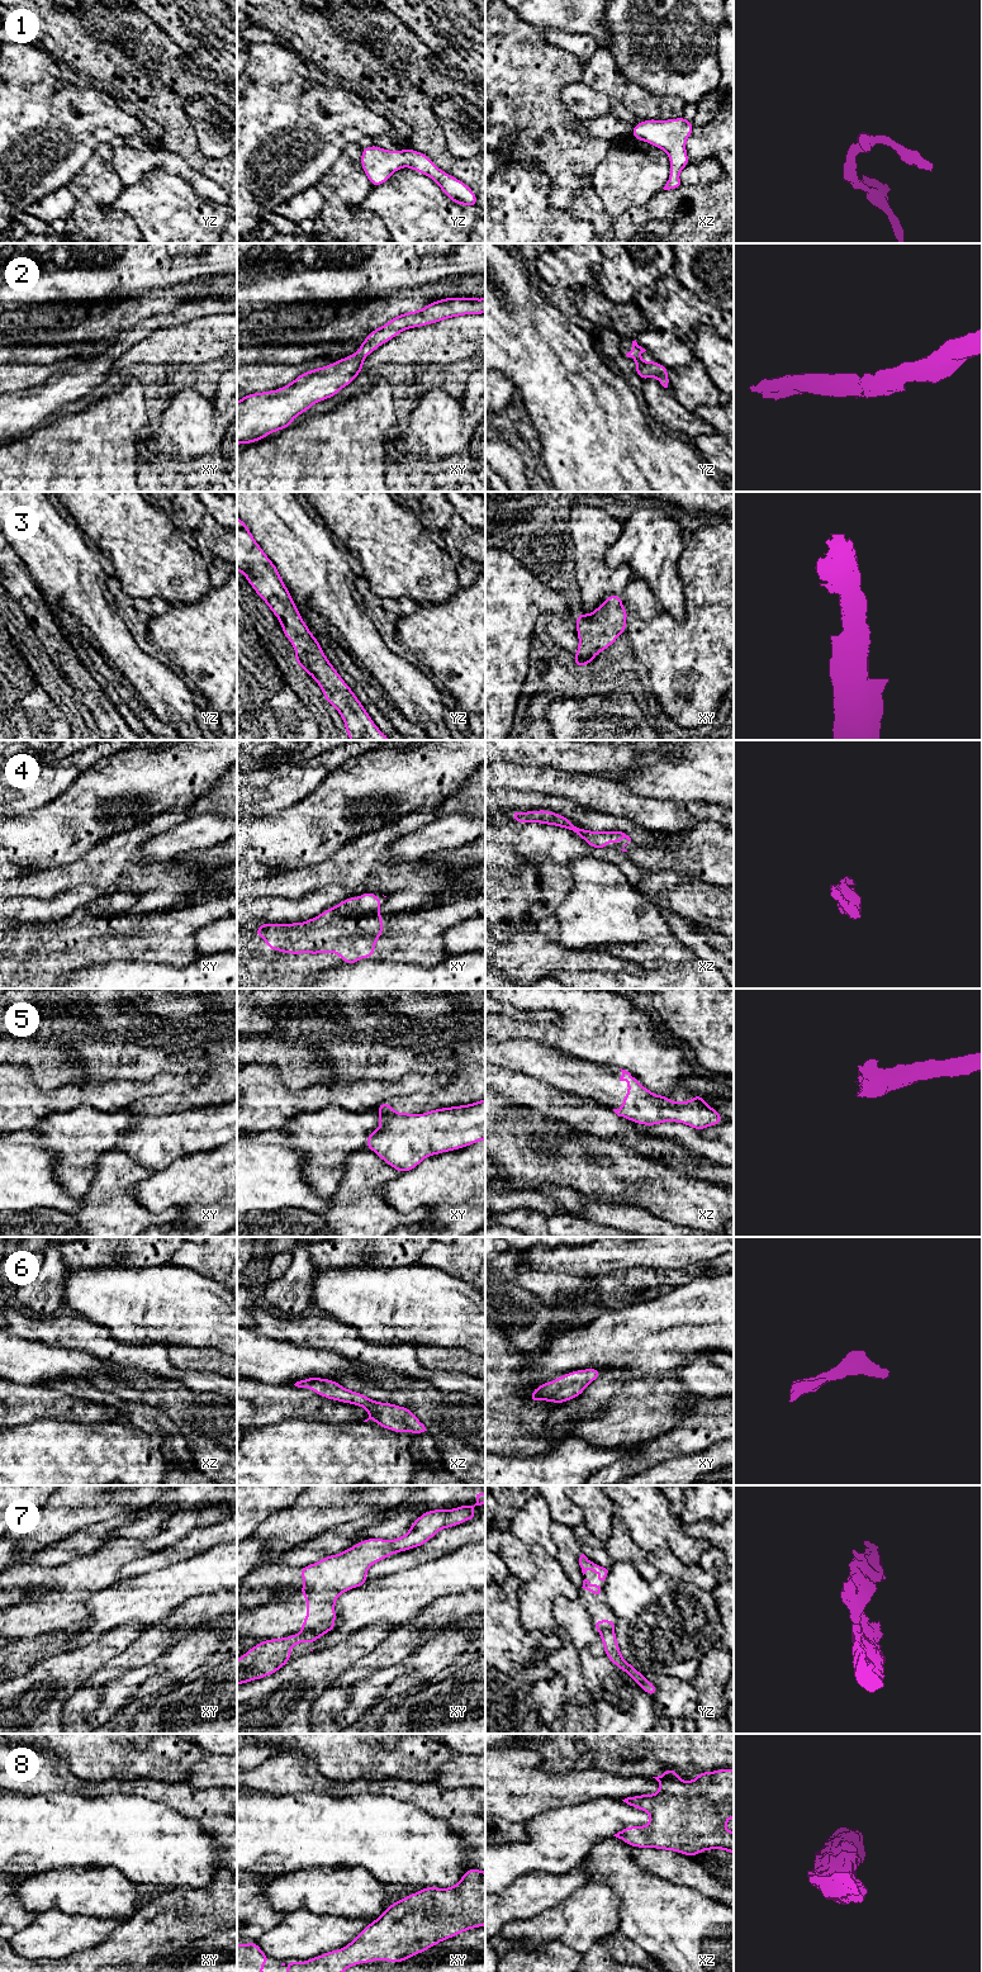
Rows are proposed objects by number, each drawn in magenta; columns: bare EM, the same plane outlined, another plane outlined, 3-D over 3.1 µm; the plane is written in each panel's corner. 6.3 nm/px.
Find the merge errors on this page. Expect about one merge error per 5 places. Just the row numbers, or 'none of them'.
7

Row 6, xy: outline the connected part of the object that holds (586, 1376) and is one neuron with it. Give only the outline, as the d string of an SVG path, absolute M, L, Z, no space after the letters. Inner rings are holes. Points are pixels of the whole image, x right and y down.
M597 1367L575 1370L556 1378L552 1381L546 1381L530 1394L528 1402L537 1400L565 1403L584 1393L584 1388L592 1381L601 1378L602 1370Z

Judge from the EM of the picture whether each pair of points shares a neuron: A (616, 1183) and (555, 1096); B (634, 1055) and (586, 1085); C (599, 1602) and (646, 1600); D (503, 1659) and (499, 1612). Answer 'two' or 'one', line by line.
A: two
B: two
C: two
D: one

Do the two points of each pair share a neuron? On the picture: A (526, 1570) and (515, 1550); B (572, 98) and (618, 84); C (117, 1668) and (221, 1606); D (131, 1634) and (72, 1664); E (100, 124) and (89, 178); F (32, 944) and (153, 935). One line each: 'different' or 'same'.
A: same
B: different
C: same
D: same
E: different
F: same

